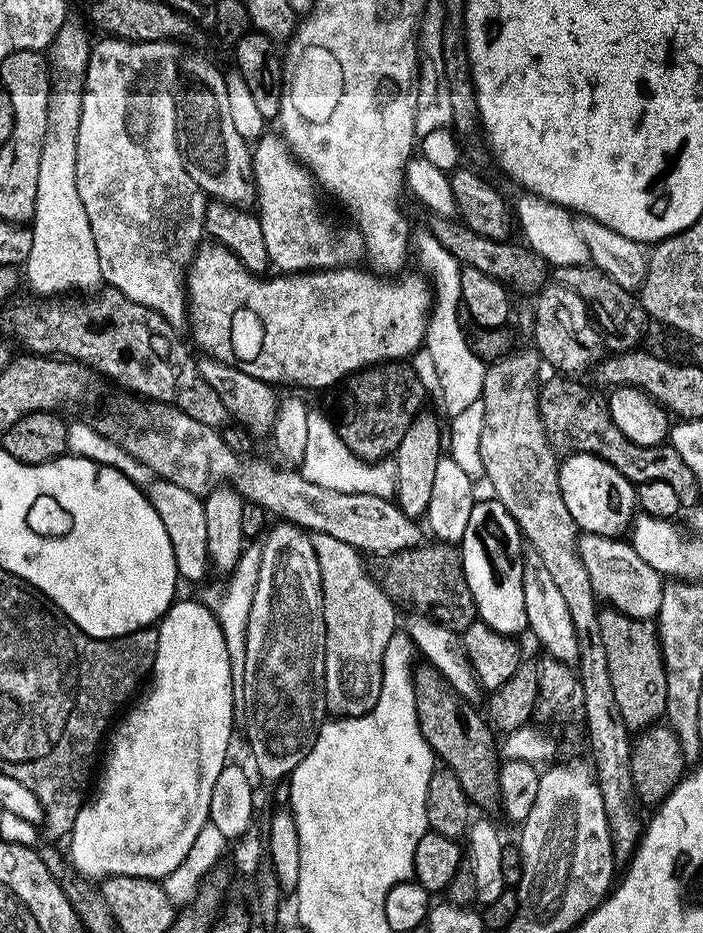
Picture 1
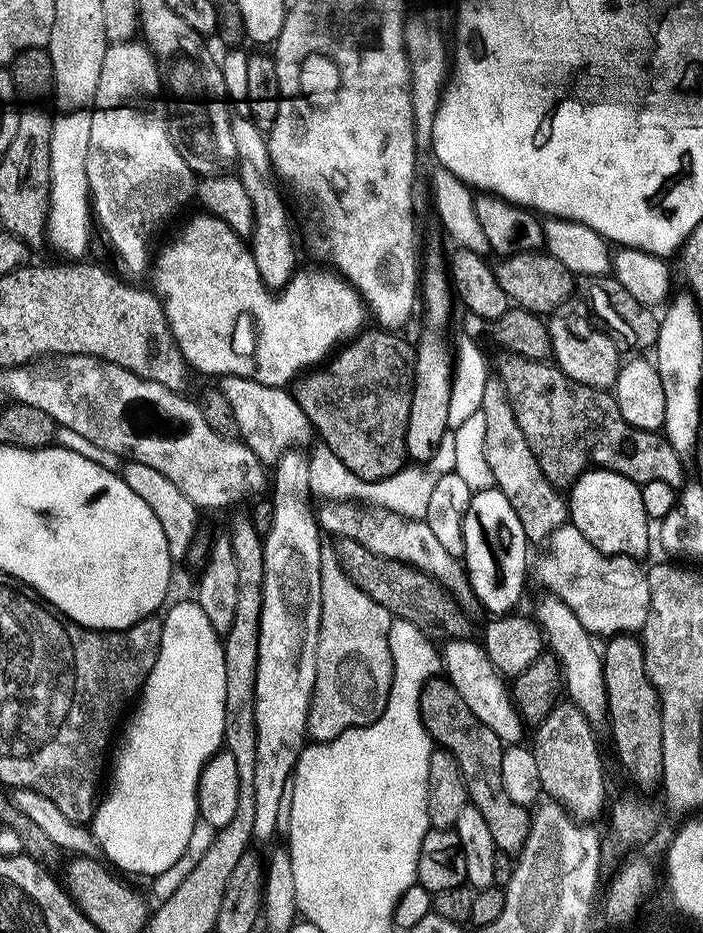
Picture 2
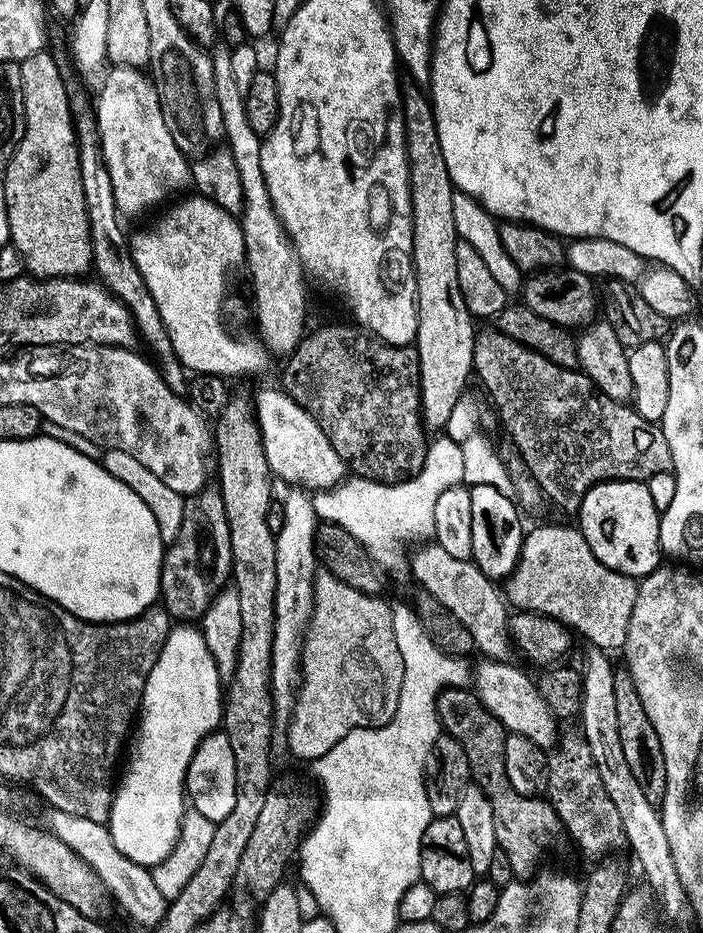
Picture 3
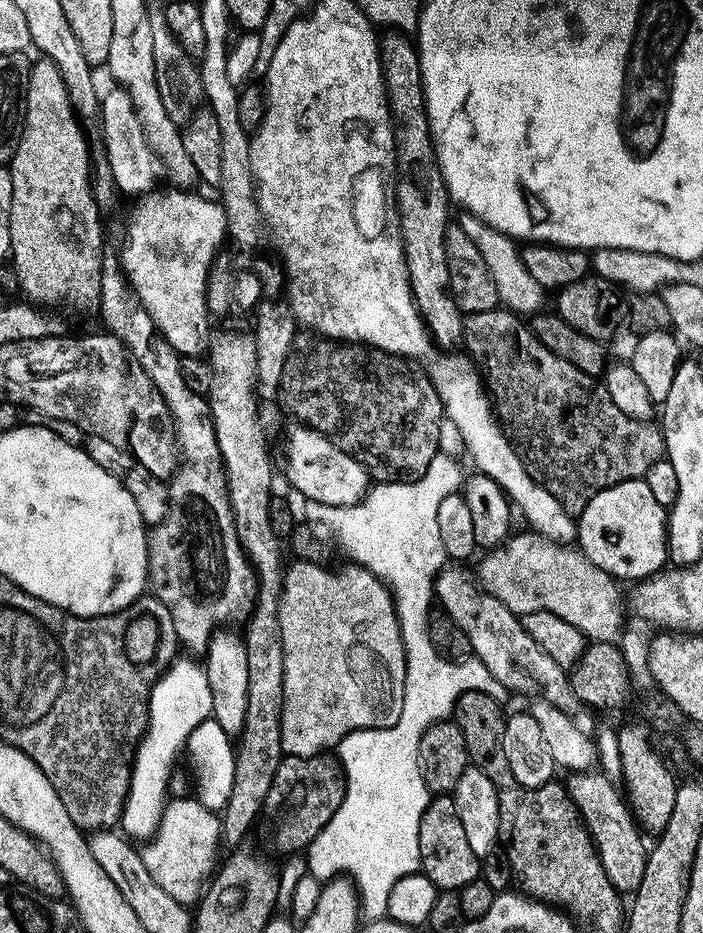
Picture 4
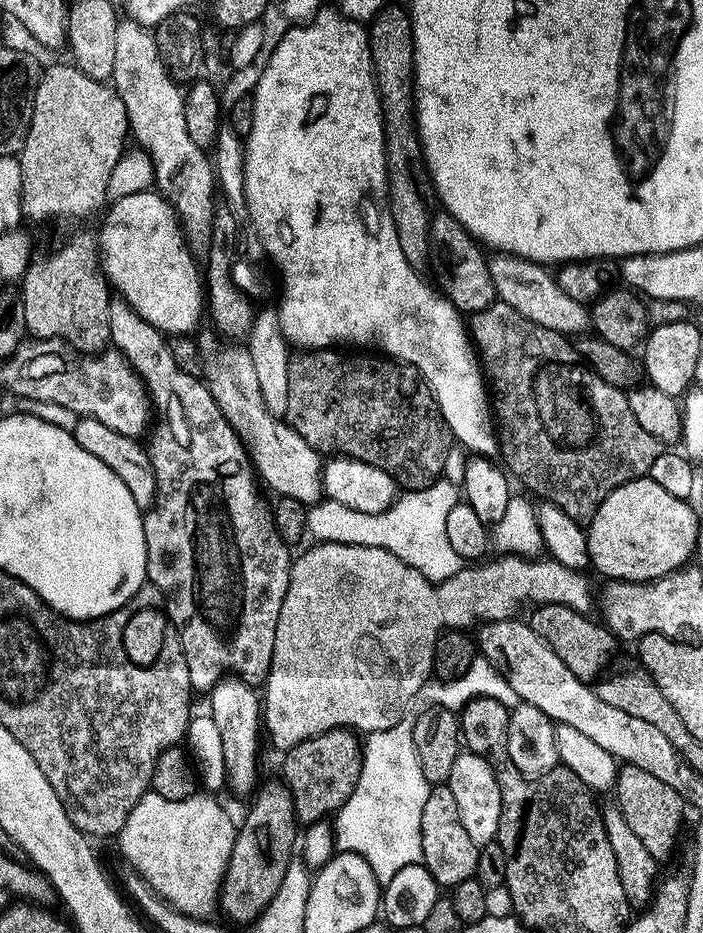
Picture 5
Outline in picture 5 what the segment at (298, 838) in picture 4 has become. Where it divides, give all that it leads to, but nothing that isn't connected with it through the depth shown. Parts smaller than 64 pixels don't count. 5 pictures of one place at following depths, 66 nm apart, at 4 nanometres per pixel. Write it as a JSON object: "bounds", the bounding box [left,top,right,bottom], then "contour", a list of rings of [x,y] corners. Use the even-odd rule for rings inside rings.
{"bounds":[282,729,364,828],"contour":[[[336,729],[300,743],[285,753],[282,778],[295,798],[296,818],[303,827],[309,828],[327,821],[339,813],[353,796],[361,781],[364,765],[362,742],[358,739],[349,729]]]}

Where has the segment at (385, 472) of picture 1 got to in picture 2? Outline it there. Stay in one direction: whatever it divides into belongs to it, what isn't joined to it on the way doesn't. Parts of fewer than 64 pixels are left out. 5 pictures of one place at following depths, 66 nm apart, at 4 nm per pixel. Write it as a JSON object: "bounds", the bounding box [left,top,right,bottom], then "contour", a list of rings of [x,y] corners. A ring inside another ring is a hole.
{"bounds":[310,432,457,521],"contour":[[[449,432],[432,461],[429,461],[428,468],[424,466],[408,466],[400,471],[398,475],[391,476],[390,479],[380,480],[378,483],[366,482],[358,478],[352,471],[346,468],[336,454],[325,444],[311,453],[310,462],[310,486],[313,497],[327,501],[339,502],[359,502],[369,504],[373,507],[392,511],[400,517],[406,517],[410,520],[425,521],[428,517],[429,504],[432,494],[439,480],[455,473],[457,463],[457,443],[456,434]]]}

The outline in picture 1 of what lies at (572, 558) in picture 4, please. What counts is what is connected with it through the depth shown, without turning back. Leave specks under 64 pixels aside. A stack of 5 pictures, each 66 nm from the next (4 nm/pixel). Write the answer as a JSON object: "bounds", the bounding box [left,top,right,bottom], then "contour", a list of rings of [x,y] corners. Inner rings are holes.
{"bounds":[579,536,665,621],"contour":[[[611,536],[579,537],[579,552],[588,567],[593,590],[609,609],[635,620],[655,621],[662,610],[665,577],[655,572],[635,552],[631,543]]]}

